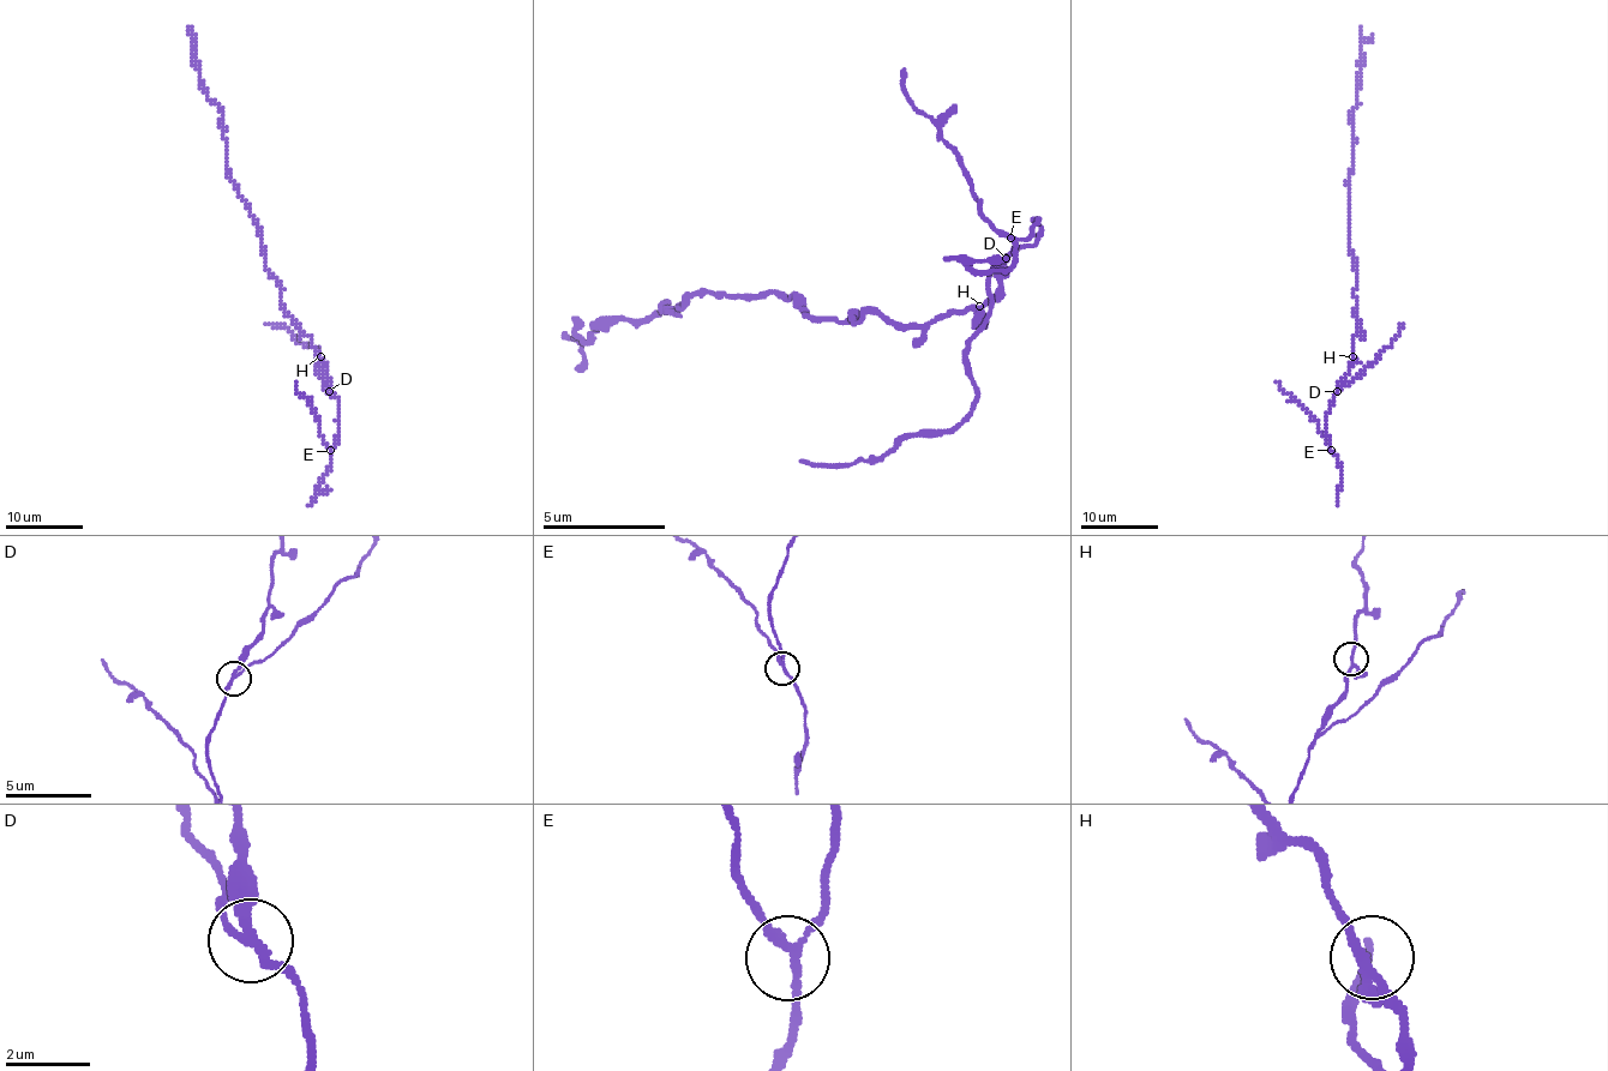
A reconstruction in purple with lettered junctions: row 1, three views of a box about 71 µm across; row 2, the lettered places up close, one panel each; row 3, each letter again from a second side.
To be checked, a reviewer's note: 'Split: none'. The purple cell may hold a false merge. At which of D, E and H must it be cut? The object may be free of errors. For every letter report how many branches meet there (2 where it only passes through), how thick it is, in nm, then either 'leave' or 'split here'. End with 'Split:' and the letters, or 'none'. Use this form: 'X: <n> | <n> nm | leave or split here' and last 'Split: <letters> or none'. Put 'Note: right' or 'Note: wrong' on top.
Note: wrong
D: 3 | 190 nm | split here
E: 3 | 180 nm | leave
H: 3 | 180 nm | leave
Split: D

